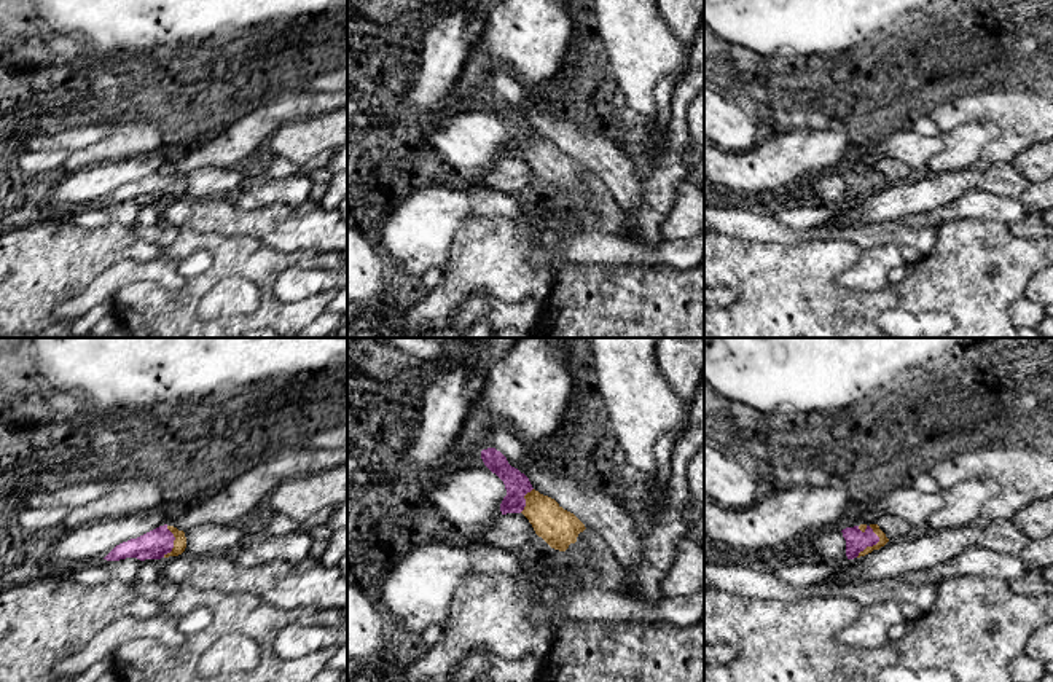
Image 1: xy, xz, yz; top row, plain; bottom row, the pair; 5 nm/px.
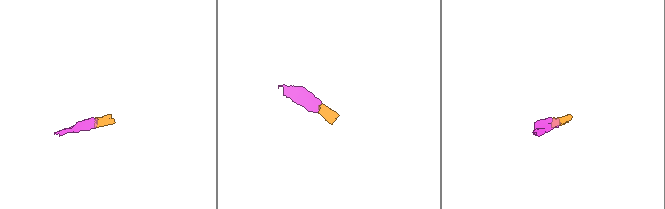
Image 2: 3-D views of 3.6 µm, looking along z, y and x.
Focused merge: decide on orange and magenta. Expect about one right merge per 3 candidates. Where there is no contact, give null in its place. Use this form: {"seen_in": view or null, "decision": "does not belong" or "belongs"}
{"seen_in": "yz", "decision": "belongs"}

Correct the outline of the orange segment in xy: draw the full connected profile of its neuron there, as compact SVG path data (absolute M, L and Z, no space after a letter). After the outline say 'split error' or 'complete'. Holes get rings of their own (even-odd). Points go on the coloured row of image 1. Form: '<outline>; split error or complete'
M159 526L137 539L131 539L116 545L104 559L119 561L126 558L161 559L178 556L186 548L186 537L183 531L174 526Z; split error

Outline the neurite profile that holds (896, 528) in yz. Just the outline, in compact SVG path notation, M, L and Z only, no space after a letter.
M884 515L879 518L878 526L889 540L905 539L916 532L916 529L900 516Z

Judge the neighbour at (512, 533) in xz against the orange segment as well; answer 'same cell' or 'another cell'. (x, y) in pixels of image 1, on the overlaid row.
another cell

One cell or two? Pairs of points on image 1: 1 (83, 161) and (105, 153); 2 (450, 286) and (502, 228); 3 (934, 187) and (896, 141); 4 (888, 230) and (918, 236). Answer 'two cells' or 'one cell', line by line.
1: one cell
2: one cell
3: two cells
4: one cell

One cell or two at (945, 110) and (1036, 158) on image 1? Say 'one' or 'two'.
two

